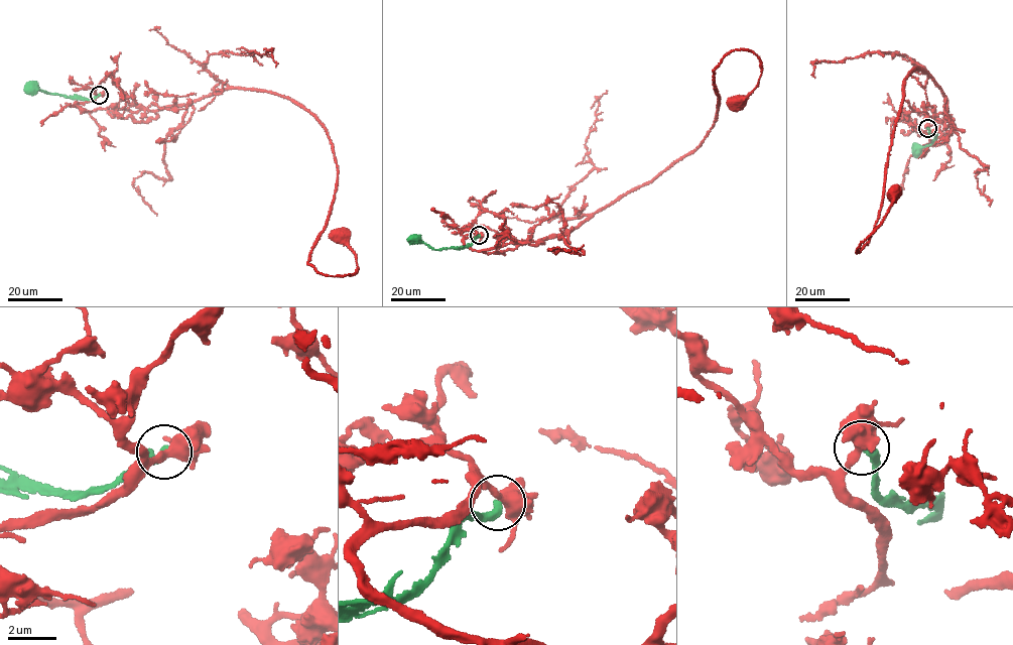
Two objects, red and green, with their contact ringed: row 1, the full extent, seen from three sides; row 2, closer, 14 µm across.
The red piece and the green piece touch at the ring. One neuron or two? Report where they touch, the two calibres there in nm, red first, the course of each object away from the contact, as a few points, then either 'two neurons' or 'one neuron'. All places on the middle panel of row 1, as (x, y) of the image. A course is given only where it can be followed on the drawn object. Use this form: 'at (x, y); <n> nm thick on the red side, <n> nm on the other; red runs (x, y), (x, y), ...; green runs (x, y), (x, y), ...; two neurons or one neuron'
at (479, 235); 480 nm thick on the red side, 360 nm on the other; red runs (479, 235), (564, 236), (646, 184), (749, 50), (737, 100); green runs (479, 236), (468, 246), (439, 250), (415, 240); two neurons

